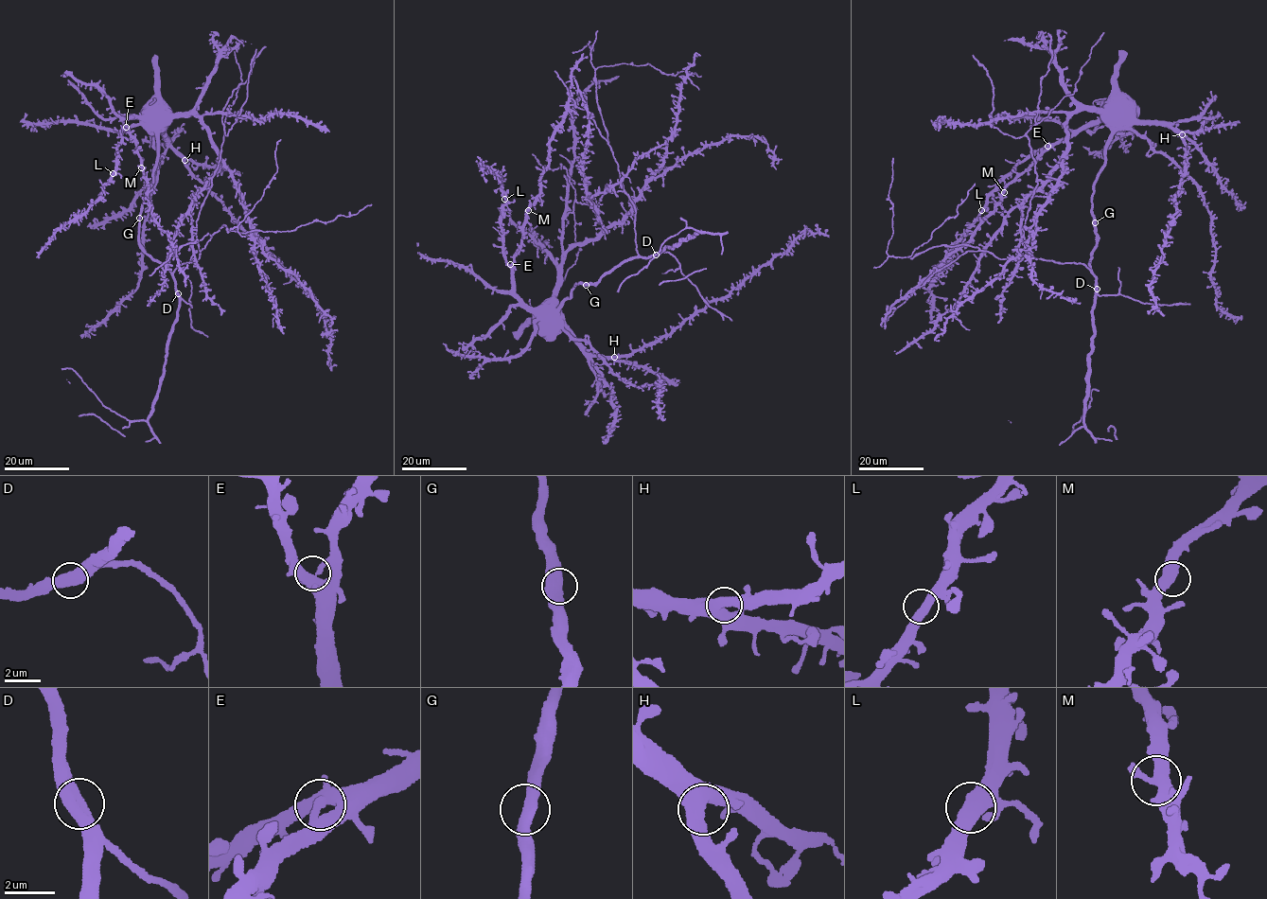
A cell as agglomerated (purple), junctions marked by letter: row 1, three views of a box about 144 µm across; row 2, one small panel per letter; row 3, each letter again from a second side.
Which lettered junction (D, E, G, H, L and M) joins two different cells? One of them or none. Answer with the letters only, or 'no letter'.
no letter

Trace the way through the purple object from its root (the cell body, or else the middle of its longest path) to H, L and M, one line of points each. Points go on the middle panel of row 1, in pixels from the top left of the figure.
H: (556, 315), (555, 332), (569, 332), (591, 354), (614, 357)
L: (556, 315), (551, 306), (529, 307), (517, 299), (504, 252), (501, 223), (502, 206), (506, 204), (504, 199)
M: (556, 315), (551, 306), (529, 307), (517, 299), (514, 258), (521, 243), (528, 210)

